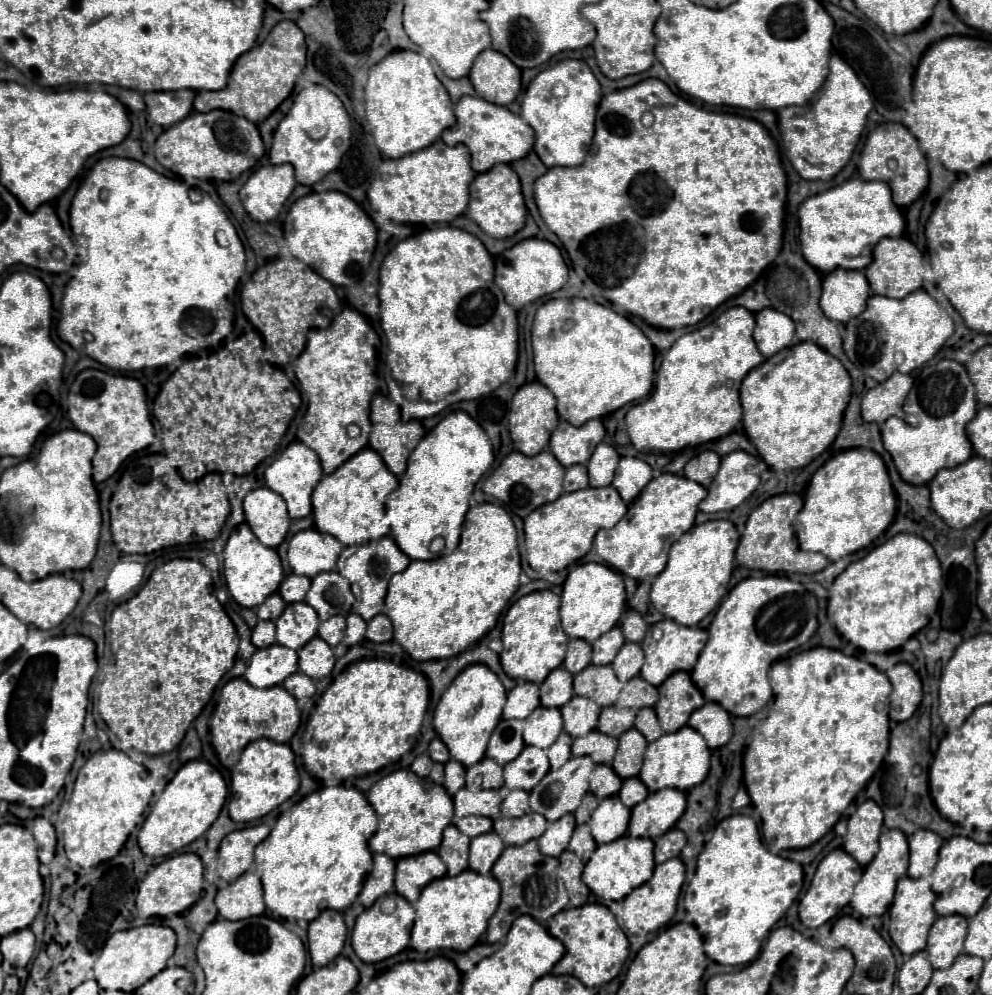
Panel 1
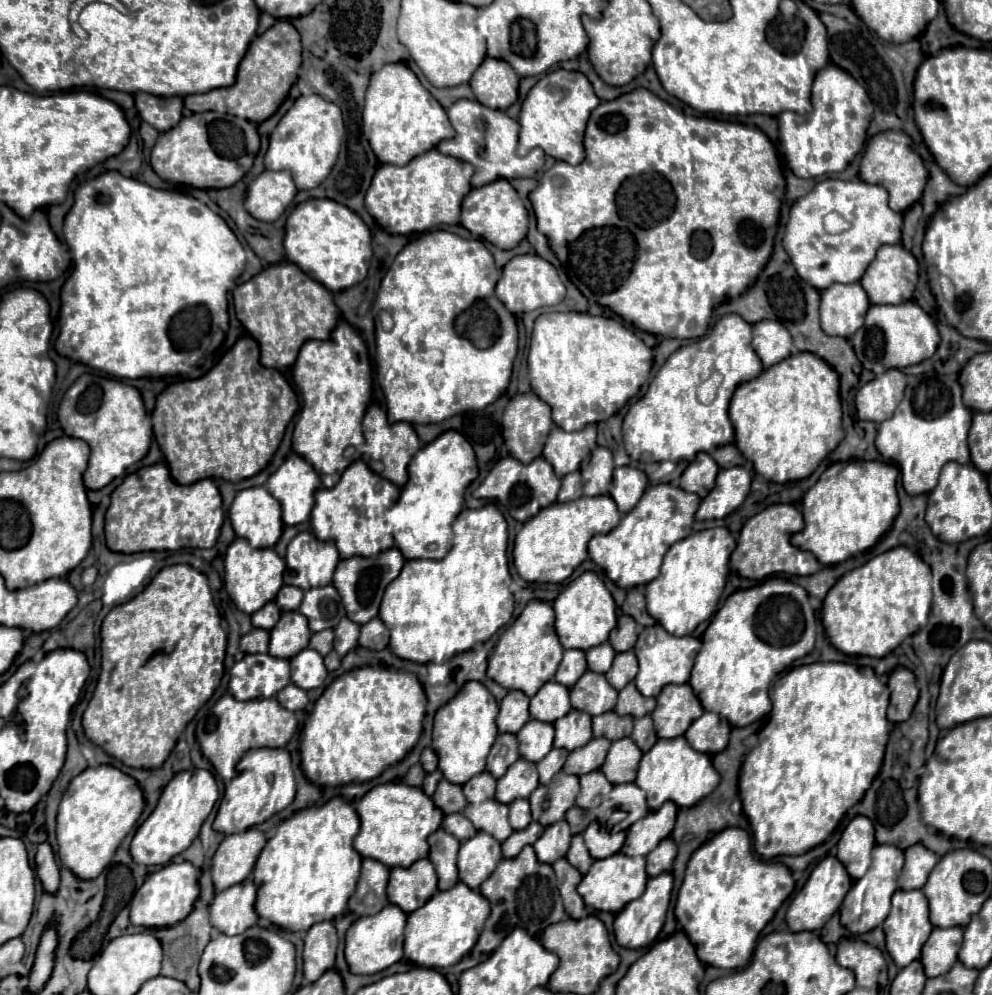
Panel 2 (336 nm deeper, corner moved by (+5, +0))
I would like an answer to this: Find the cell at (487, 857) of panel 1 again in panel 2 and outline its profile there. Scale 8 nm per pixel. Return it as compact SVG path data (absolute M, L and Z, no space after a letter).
M477 832L473 838L461 842L457 854L459 880L469 884L469 888L479 890L481 882L491 876L501 858L501 844L487 832Z

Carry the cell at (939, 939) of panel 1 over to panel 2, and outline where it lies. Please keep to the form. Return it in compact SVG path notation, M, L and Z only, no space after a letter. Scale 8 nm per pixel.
M959 926L933 928L921 954L921 964L925 968L927 978L941 976L941 972L949 972L949 968L957 962L961 940L963 940L963 928Z

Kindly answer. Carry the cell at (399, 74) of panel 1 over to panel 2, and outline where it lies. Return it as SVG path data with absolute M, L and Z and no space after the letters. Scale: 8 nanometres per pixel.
M401 62L385 64L371 76L365 94L363 132L379 162L395 166L405 166L415 156L435 148L441 140L455 136L443 106L423 88L415 72Z

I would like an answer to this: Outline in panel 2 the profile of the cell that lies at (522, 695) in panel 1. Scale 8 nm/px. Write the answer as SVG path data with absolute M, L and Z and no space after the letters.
M511 690L501 702L501 710L497 716L499 732L517 734L529 722L529 718L529 698L519 690Z

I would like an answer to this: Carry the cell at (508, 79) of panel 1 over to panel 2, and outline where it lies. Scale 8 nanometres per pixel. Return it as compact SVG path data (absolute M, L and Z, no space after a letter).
M485 58L469 84L483 106L507 110L517 100L519 76L505 60Z

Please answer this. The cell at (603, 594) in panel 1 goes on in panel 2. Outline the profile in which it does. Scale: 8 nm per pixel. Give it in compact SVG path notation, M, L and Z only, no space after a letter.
M583 572L579 578L569 582L567 588L555 598L553 608L555 608L555 628L563 648L589 650L597 644L603 644L607 642L609 632L617 624L615 600L595 572Z

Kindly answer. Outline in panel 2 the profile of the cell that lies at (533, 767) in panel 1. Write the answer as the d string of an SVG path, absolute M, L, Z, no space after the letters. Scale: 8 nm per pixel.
M519 758L513 766L509 766L505 776L497 780L495 800L501 800L501 804L511 804L517 798L527 798L537 786L539 776L535 764Z

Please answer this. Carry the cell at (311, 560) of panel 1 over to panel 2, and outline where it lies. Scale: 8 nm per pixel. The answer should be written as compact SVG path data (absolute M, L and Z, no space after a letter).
M301 532L287 546L285 562L289 570L285 570L283 582L287 586L309 590L331 584L339 562L339 552L335 544L317 540L309 532Z

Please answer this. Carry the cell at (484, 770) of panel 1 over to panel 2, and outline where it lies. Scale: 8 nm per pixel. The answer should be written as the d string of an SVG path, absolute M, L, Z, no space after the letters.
M481 772L481 774L473 776L467 784L463 784L463 792L465 792L467 802L479 804L479 802L485 802L485 800L493 798L495 784L497 782L489 772Z

